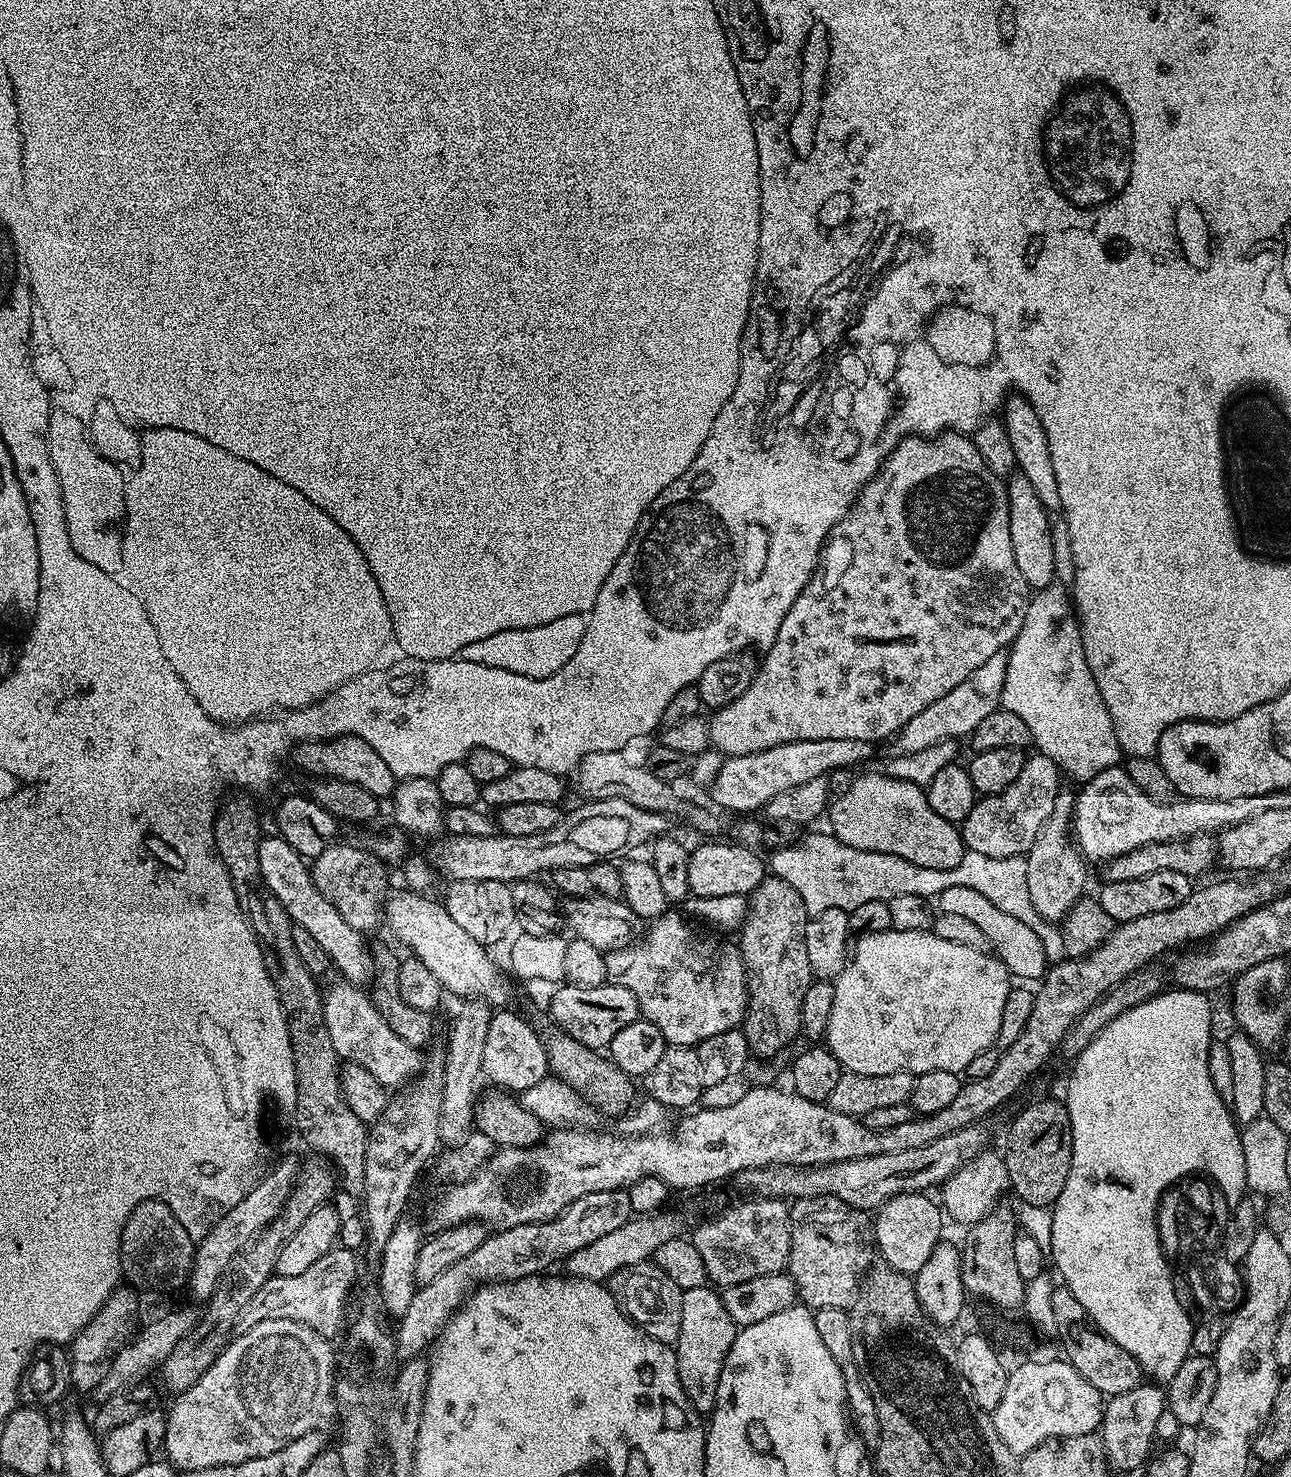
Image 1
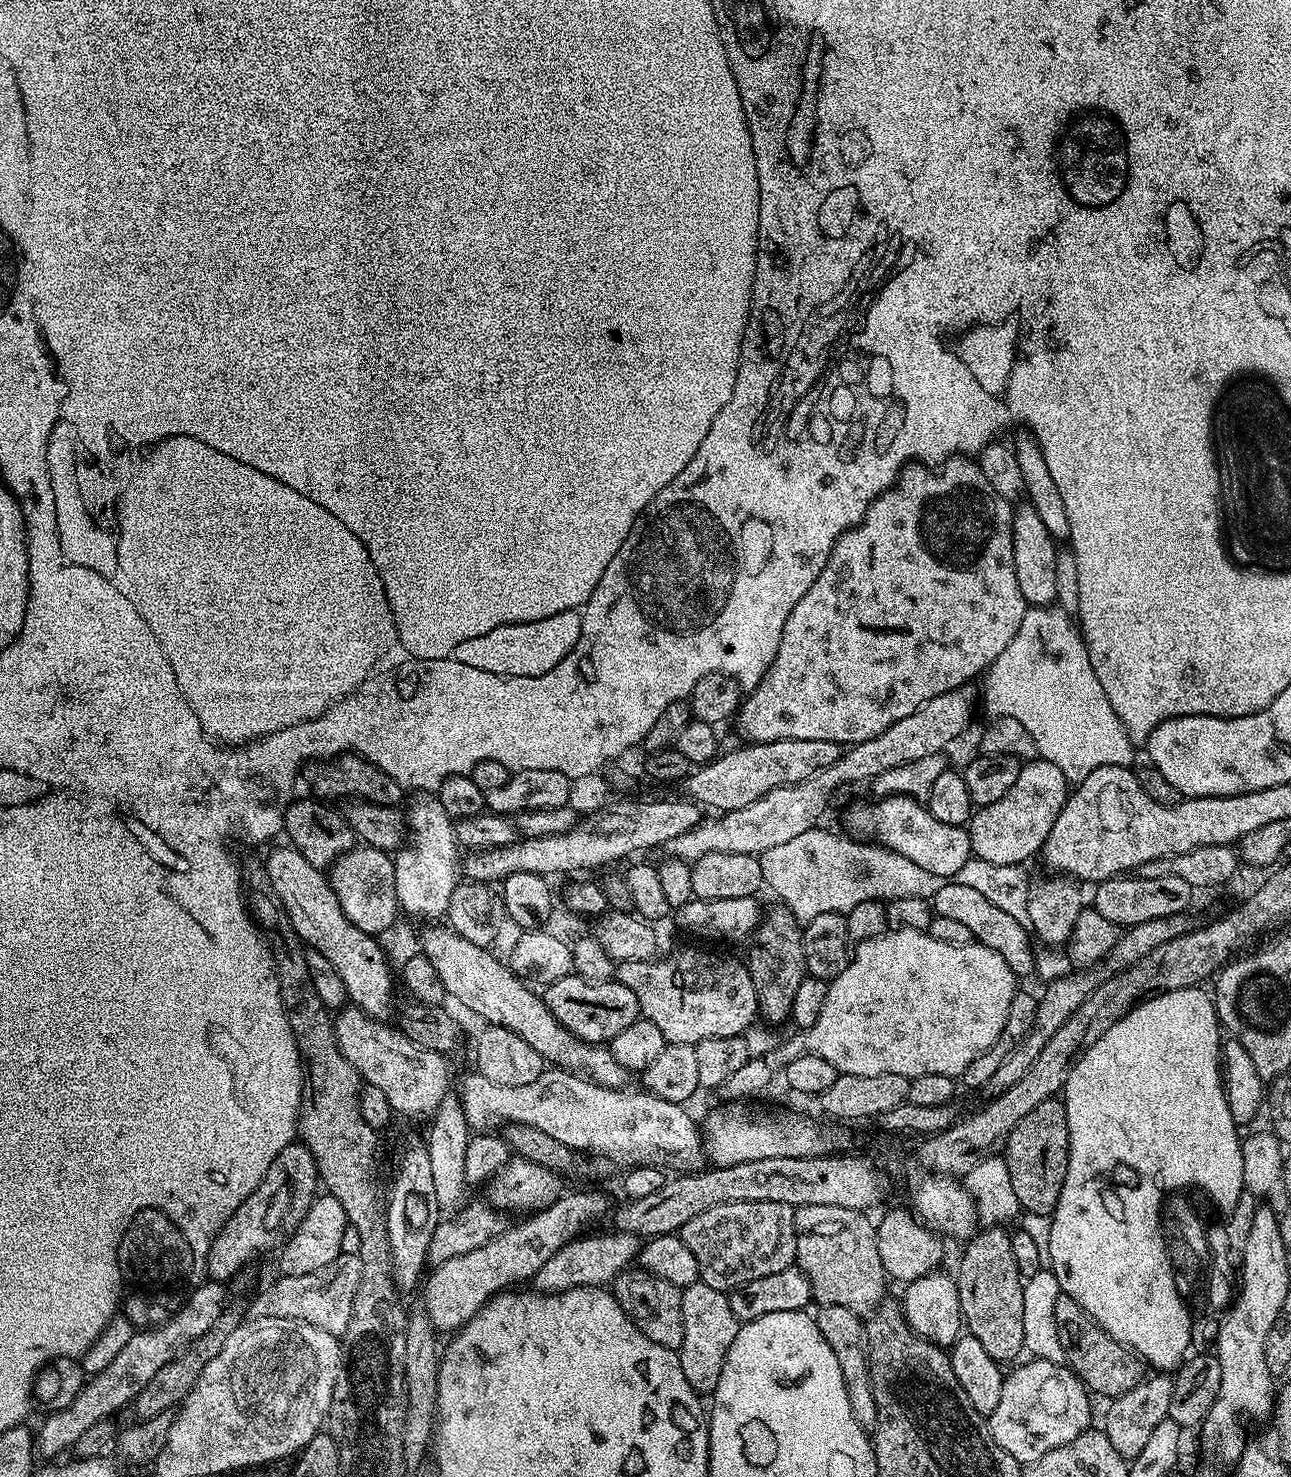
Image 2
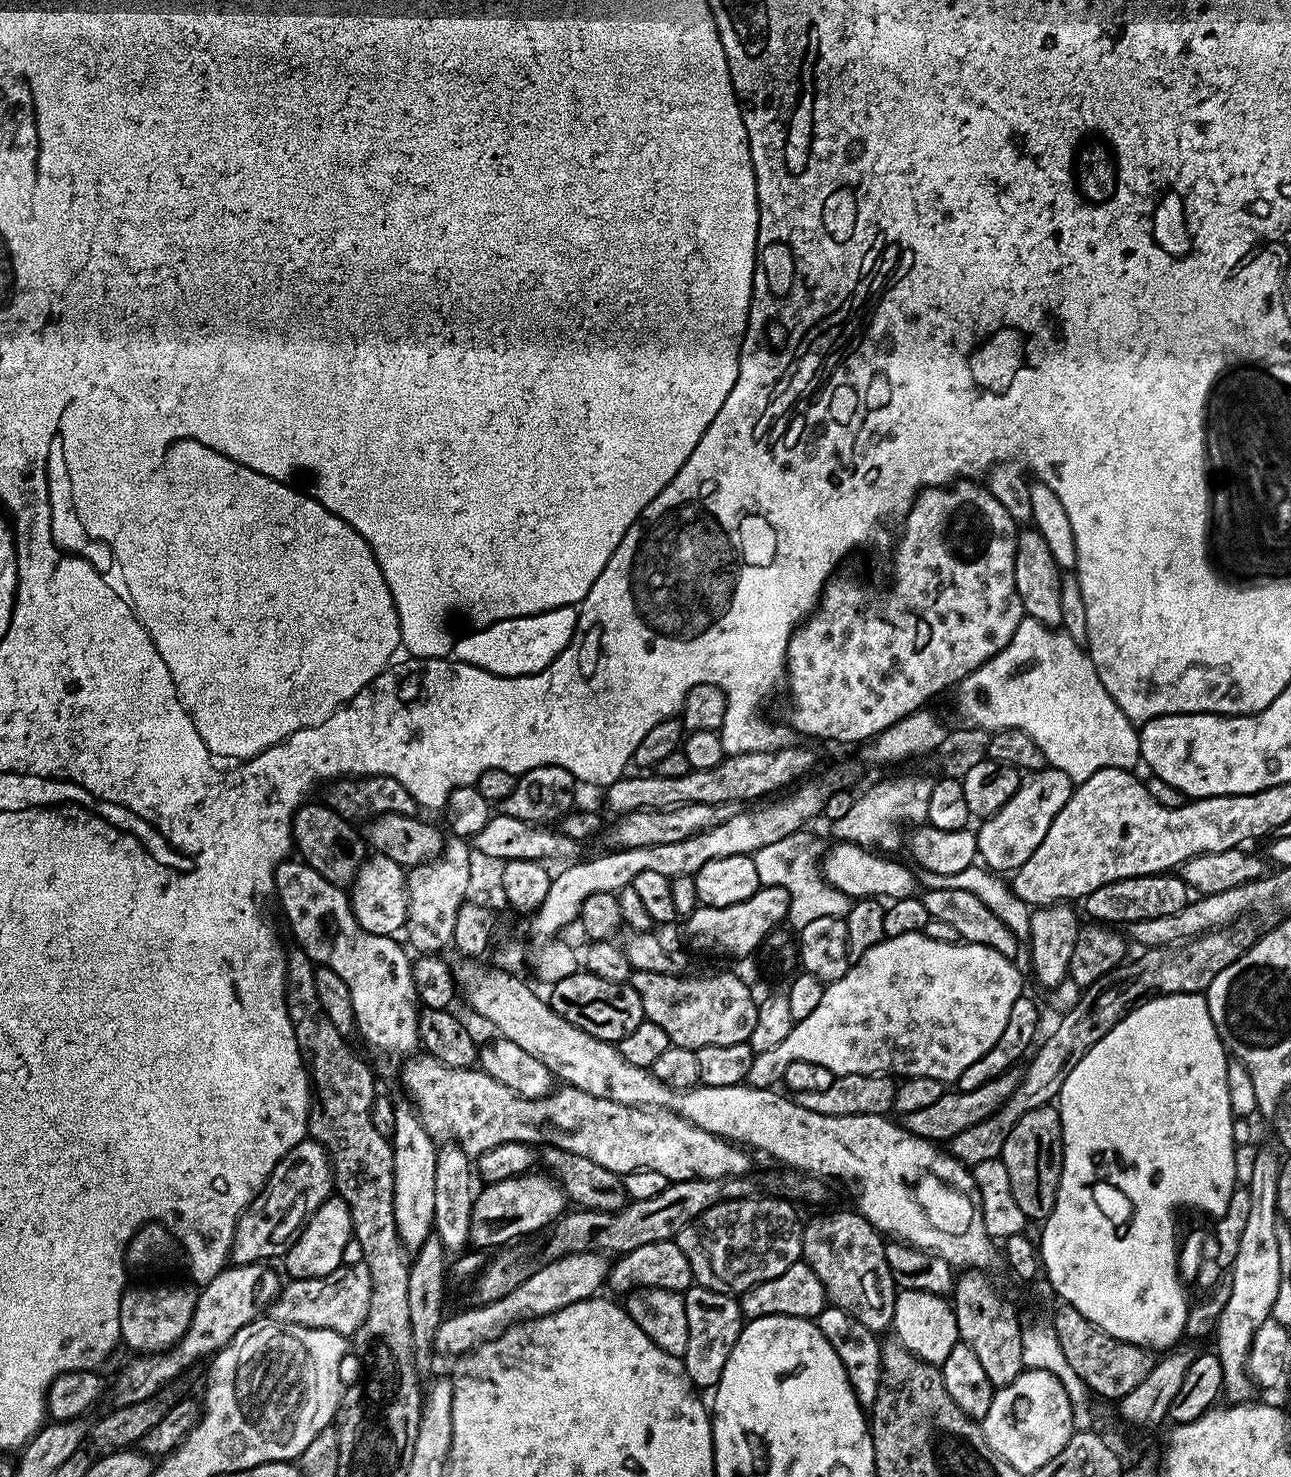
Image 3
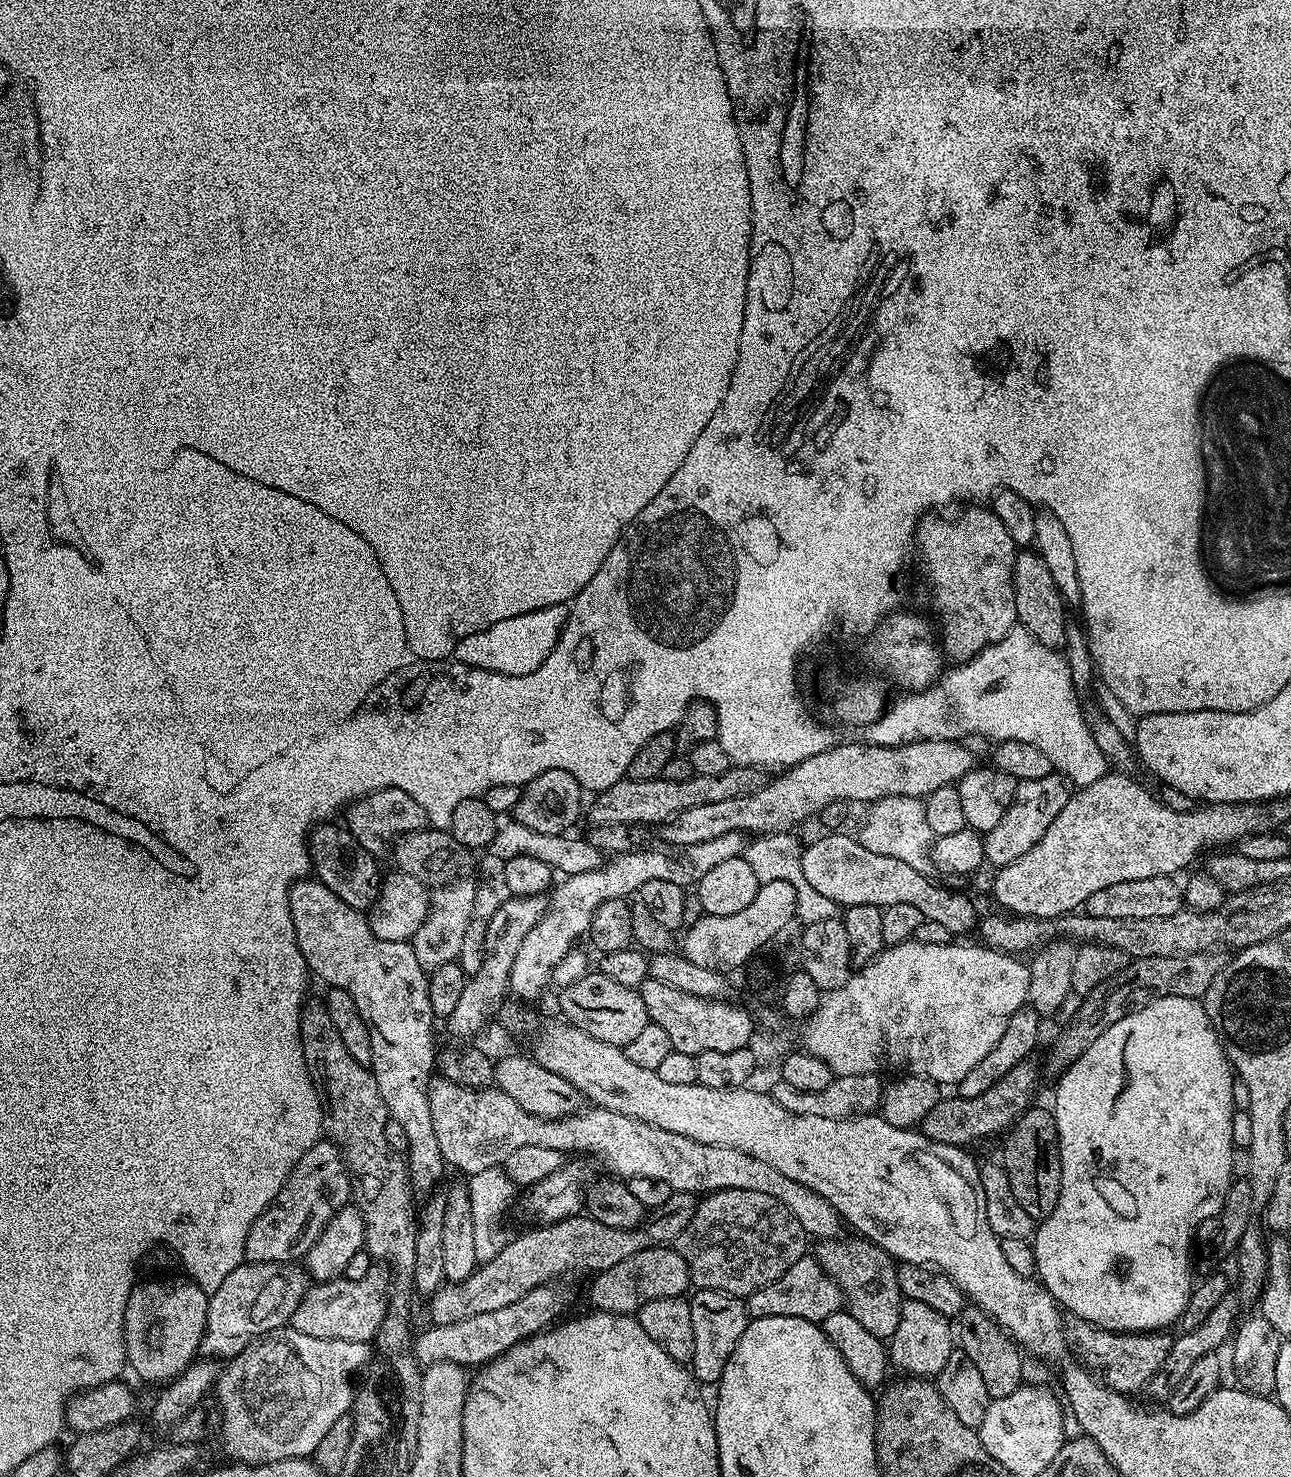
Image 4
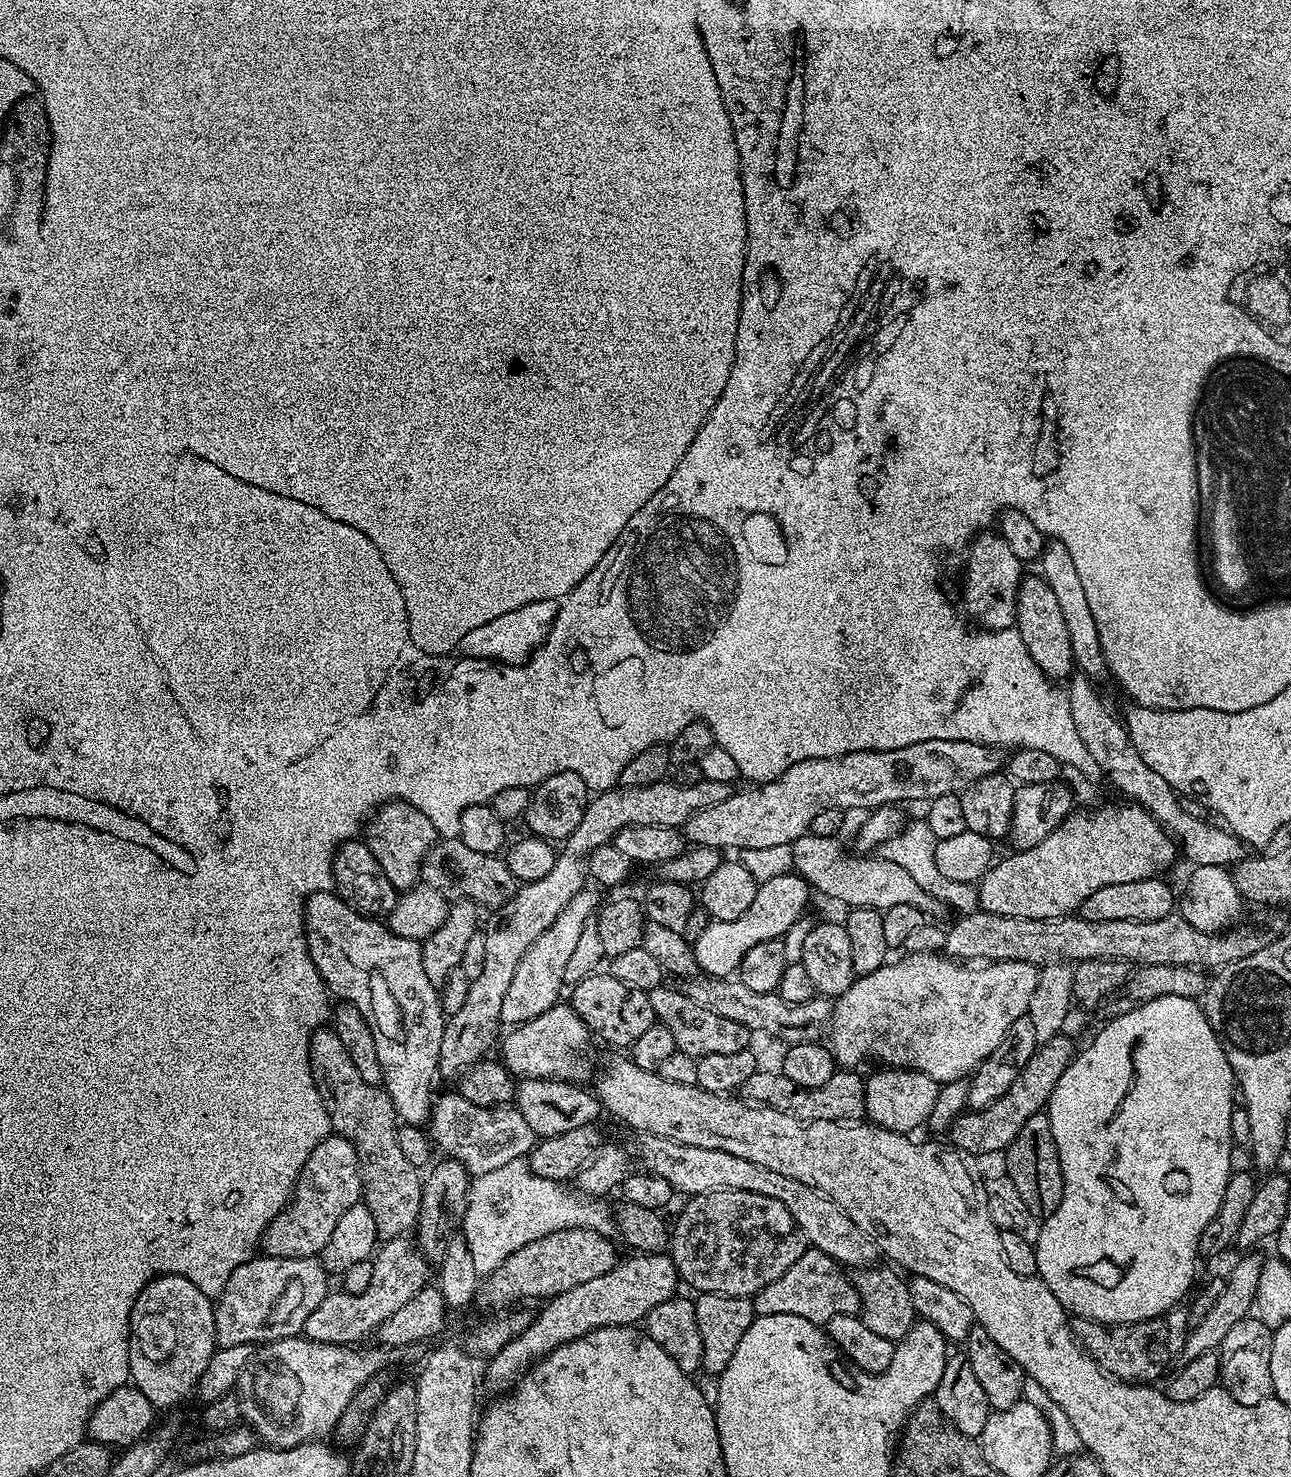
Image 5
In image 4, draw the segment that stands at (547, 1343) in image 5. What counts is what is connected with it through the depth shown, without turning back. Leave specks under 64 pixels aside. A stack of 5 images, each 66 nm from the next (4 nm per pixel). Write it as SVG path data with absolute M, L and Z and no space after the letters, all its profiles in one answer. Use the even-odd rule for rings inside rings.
M672 1246L638 1250L638 1254L622 1258L618 1266L610 1266L610 1270L595 1273L591 1280L592 1285L588 1288L588 1296L592 1299L591 1307L597 1312L613 1312L623 1316L635 1313L638 1306L647 1300L684 1296L690 1288L686 1262L682 1254Z

